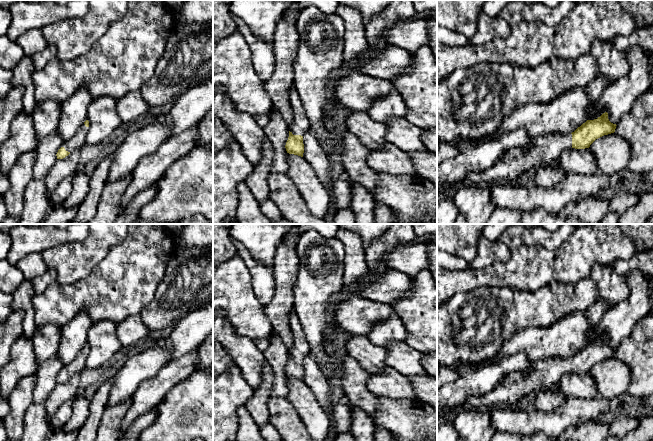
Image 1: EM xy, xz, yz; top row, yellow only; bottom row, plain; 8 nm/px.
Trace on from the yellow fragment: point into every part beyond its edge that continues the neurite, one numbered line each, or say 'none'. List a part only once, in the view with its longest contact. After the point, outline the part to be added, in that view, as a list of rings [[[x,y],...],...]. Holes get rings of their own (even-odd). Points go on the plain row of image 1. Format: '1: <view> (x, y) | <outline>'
1: xz (300, 349) | [[[293,310],[290,315],[290,327],[294,339],[292,347],[288,349],[288,355],[290,355],[293,359],[304,360],[310,355],[310,345],[295,310]]]

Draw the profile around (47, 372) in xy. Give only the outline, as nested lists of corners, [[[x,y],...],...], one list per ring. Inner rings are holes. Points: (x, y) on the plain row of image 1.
[[[57,354],[39,365],[36,371],[37,383],[33,392],[33,403],[45,402],[57,384],[56,378],[63,367],[64,364]]]

